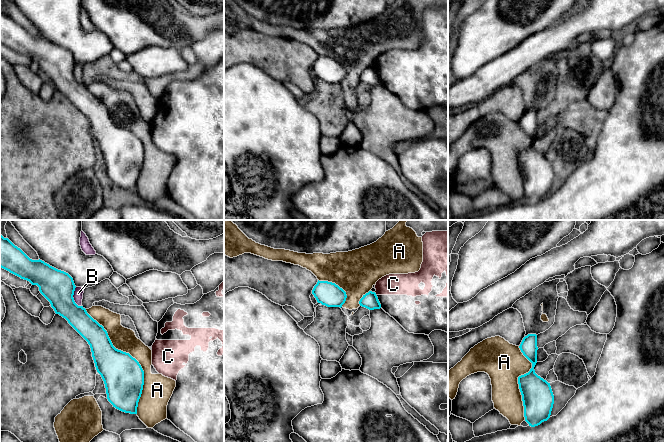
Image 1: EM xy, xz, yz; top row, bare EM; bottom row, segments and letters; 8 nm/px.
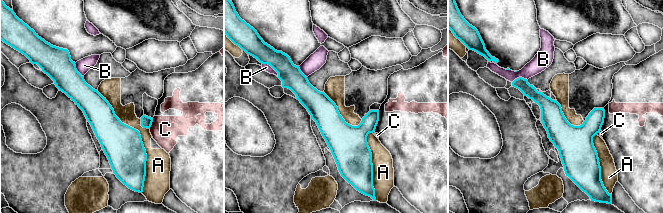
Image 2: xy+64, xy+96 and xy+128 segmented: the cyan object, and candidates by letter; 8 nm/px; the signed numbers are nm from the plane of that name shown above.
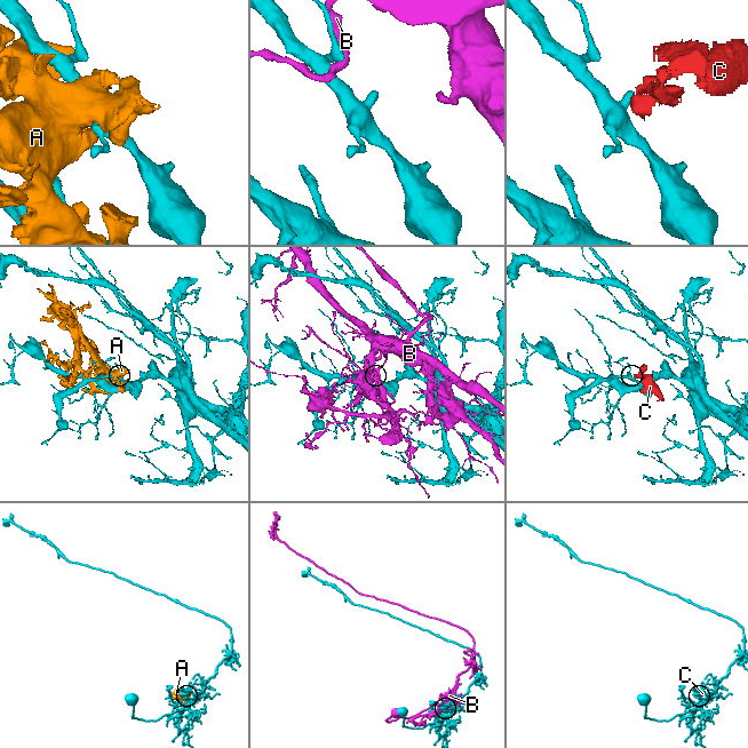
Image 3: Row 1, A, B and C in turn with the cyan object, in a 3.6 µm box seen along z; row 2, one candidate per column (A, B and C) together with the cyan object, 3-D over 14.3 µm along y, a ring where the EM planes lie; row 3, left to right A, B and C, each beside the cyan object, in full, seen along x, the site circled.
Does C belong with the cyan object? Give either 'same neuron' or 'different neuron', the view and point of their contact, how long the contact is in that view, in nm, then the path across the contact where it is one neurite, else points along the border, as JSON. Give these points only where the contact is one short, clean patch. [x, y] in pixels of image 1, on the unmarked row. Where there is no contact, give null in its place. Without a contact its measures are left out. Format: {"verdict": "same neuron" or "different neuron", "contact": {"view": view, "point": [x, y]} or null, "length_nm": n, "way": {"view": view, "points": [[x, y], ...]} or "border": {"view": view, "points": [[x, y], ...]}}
{"verdict": "different neuron", "contact": {"view": "xz", "point": [375, 70]}, "length_nm": 40, "border": {"view": "xz", "points": [[374, 68], [376, 71]]}}

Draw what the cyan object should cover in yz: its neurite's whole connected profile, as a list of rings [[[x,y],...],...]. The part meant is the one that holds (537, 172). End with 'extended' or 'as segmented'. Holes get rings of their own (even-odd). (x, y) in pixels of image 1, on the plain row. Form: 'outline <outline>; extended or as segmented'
outline [[[528,110],[519,122],[523,131],[532,139],[530,147],[518,153],[522,171],[525,197],[531,203],[540,201],[550,194],[554,171],[546,156],[535,149],[537,139],[537,111]]]; as segmented

